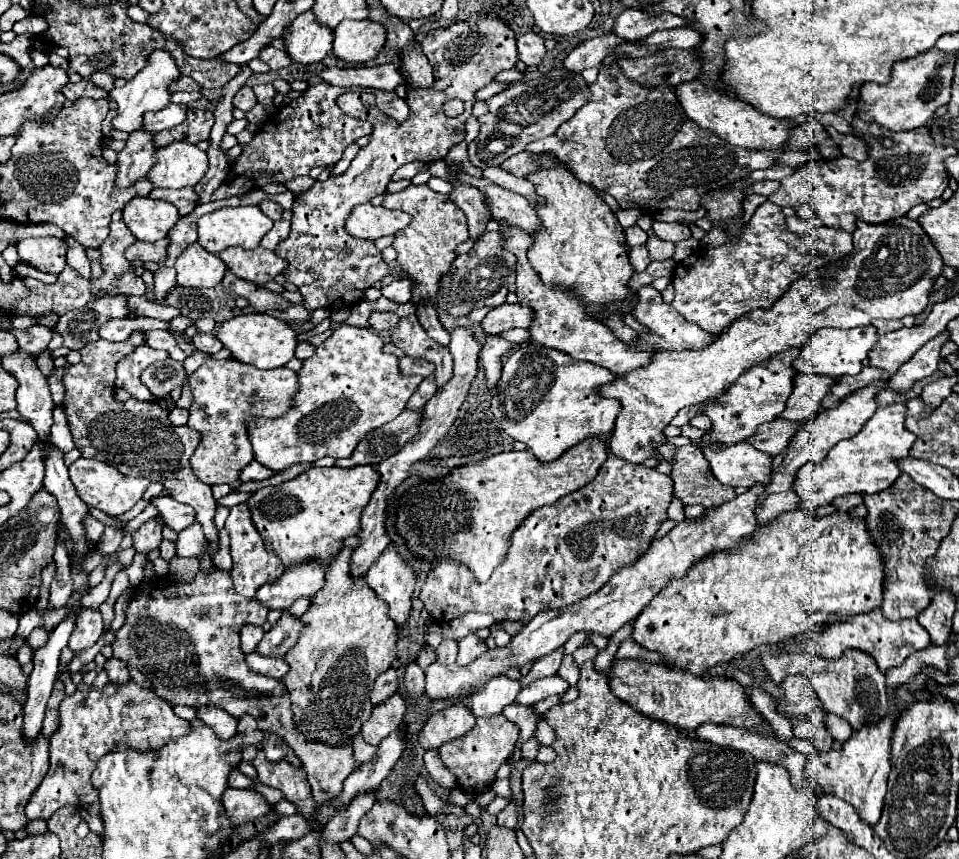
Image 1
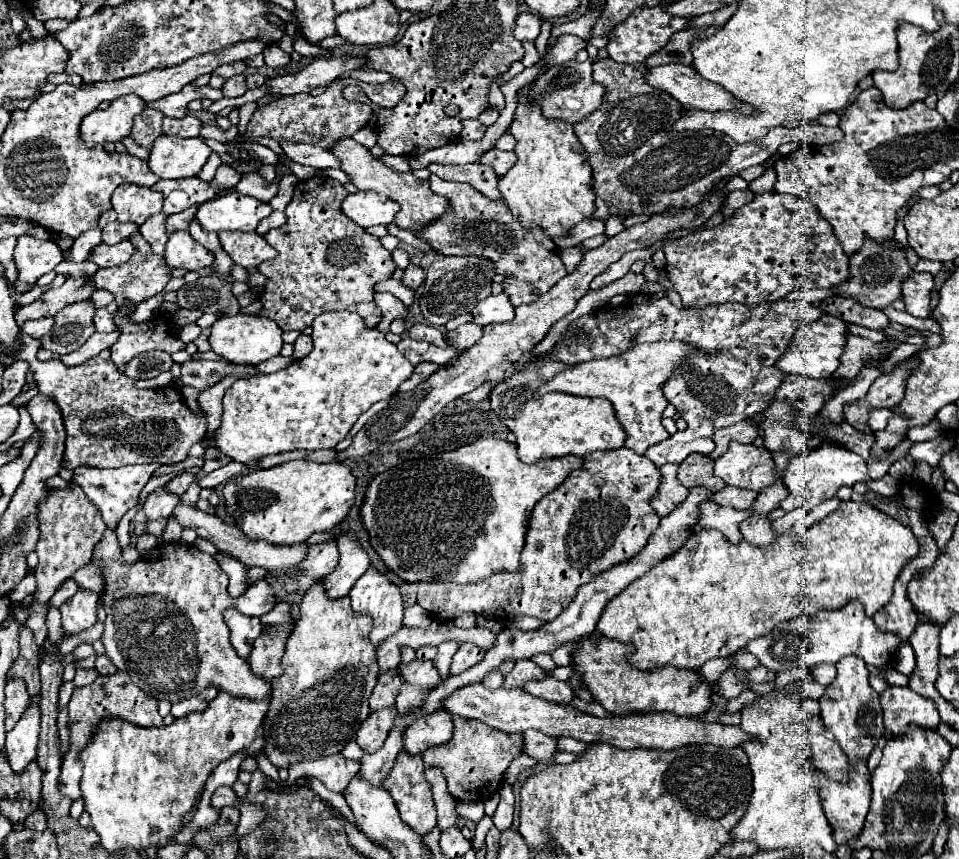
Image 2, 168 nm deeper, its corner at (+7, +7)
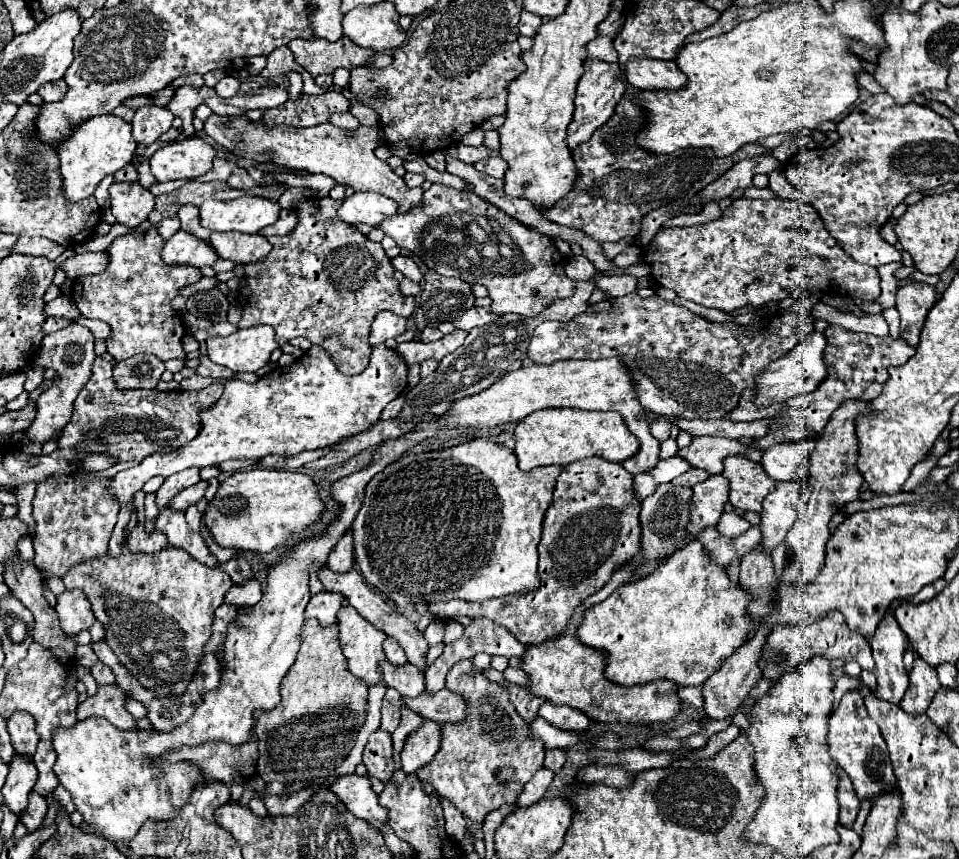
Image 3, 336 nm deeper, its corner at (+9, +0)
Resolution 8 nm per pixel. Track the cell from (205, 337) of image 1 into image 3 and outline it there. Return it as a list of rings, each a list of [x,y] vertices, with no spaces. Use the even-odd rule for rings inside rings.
[[[207,355],[201,357],[201,365],[199,365],[197,373],[203,377],[213,377],[213,379],[233,379],[235,377],[235,373],[231,369],[215,365]]]

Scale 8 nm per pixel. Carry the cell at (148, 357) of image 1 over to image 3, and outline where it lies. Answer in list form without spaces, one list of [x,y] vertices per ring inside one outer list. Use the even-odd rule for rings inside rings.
[[[157,225],[117,237],[107,249],[107,271],[73,281],[73,301],[81,315],[109,323],[111,335],[107,337],[107,353],[115,361],[129,359],[137,353],[151,353],[161,361],[185,357],[181,339],[187,329],[179,313],[173,311],[171,301],[183,287],[197,283],[201,279],[201,271],[197,267],[167,265],[161,259],[163,243],[165,241],[161,239]]]

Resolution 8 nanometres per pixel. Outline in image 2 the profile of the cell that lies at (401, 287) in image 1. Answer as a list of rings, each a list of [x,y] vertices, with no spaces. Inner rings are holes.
[[[375,292],[375,304],[377,304],[377,308],[383,314],[383,320],[377,326],[383,334],[389,330],[389,324],[395,318],[403,318],[407,314],[407,308],[393,294],[389,294],[389,292]]]

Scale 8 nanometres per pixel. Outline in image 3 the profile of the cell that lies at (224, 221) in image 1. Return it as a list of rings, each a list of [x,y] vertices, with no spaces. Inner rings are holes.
[[[243,195],[237,199],[207,199],[201,205],[201,223],[209,231],[241,231],[257,233],[279,219],[281,205],[277,201]]]

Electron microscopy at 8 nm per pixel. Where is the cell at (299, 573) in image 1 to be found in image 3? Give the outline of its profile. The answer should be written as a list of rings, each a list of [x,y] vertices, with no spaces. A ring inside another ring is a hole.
[[[347,531],[339,541],[337,545],[333,547],[331,555],[329,555],[329,569],[331,571],[351,571],[353,569],[353,539],[351,539],[351,531]]]

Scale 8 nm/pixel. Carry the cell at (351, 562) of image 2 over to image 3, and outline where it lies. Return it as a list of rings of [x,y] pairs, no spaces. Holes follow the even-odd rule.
[[[323,591],[323,593],[317,593],[309,599],[307,603],[307,609],[305,609],[305,619],[317,619],[321,627],[329,627],[335,623],[335,615],[337,611],[341,609],[341,603],[343,603],[343,595],[339,593],[329,593],[329,591]]]

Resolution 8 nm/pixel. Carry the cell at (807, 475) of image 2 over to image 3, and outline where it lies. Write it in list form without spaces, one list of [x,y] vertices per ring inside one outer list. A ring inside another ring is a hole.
[[[781,481],[777,489],[765,497],[761,511],[761,533],[763,541],[759,547],[771,555],[773,549],[787,537],[797,521],[797,501],[801,499],[803,485],[795,481]]]

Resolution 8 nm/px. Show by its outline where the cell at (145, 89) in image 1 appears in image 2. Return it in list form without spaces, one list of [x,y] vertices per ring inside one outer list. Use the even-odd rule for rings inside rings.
[[[125,94],[115,98],[107,110],[95,110],[81,122],[81,138],[87,146],[103,142],[119,142],[129,136],[133,118],[145,108],[143,98],[137,94]]]

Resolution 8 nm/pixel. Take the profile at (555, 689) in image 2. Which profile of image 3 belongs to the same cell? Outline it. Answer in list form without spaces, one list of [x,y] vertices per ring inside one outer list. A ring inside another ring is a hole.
[[[545,701],[545,703],[541,705],[539,715],[541,715],[547,723],[555,725],[557,729],[567,729],[567,731],[579,731],[579,733],[583,733],[583,731],[587,731],[589,725],[591,725],[589,717],[583,715],[583,711],[573,709],[573,707],[569,707],[569,705],[555,705],[555,703],[549,703],[549,701]]]

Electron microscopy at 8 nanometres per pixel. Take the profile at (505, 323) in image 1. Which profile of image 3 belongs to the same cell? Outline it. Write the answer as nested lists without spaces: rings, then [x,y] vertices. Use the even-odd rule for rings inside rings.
[[[471,307],[467,309],[461,317],[457,317],[453,321],[453,325],[457,329],[463,329],[463,331],[471,331],[473,327],[479,327],[479,325],[485,325],[485,323],[493,323],[497,321],[499,315],[491,313],[487,307]]]

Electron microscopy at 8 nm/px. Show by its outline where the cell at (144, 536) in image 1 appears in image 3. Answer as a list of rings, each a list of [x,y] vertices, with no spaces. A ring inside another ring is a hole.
[[[195,467],[183,469],[183,471],[173,473],[171,477],[167,477],[165,483],[161,485],[161,489],[157,491],[157,505],[159,505],[159,509],[167,509],[165,505],[167,505],[177,493],[181,493],[183,489],[195,485],[199,479],[201,479],[201,477],[199,477],[199,469],[195,469]]]

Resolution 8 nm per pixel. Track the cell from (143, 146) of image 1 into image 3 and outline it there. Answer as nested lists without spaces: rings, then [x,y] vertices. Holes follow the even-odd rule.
[[[145,105],[139,107],[135,117],[133,117],[133,139],[137,143],[149,145],[159,139],[165,131],[171,129],[173,115],[165,107],[155,107],[155,105]]]

